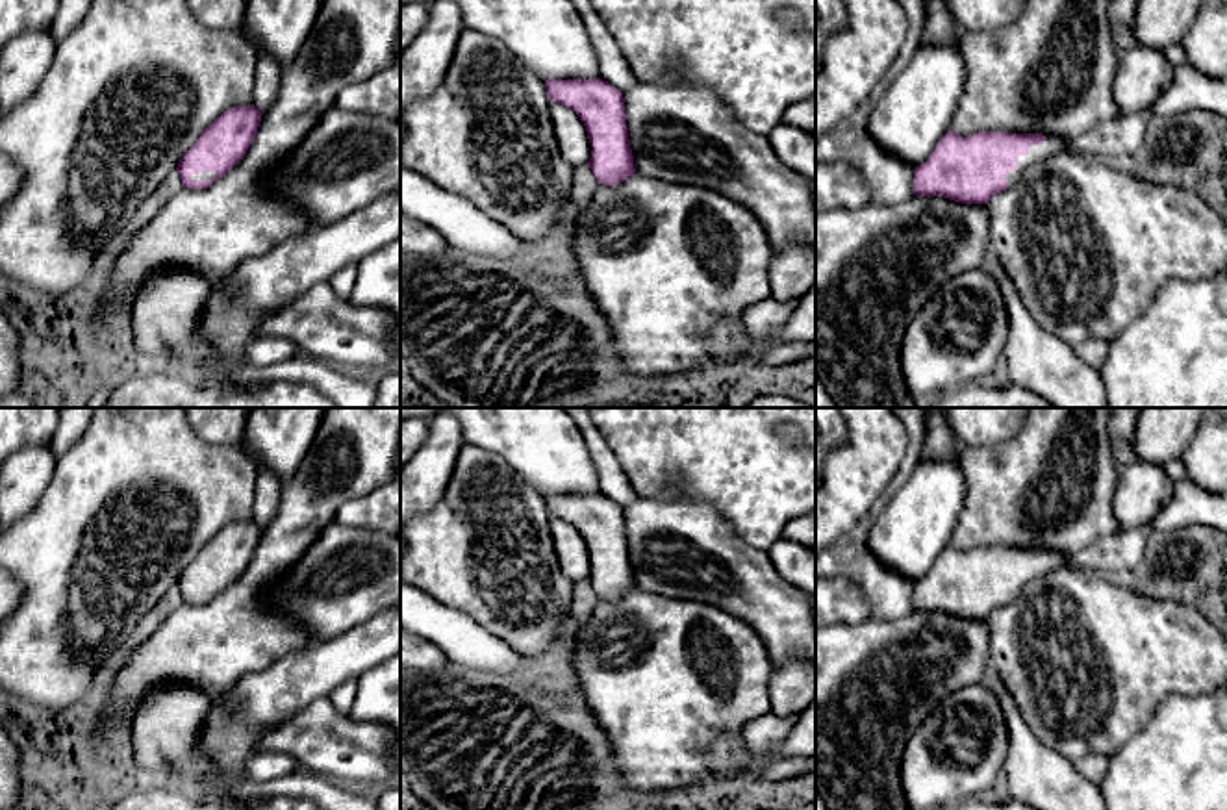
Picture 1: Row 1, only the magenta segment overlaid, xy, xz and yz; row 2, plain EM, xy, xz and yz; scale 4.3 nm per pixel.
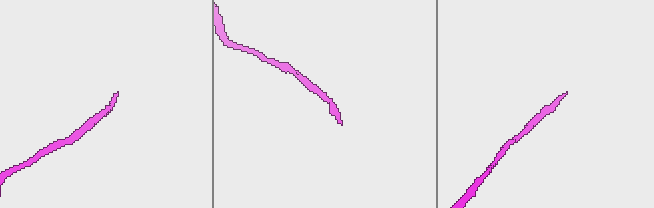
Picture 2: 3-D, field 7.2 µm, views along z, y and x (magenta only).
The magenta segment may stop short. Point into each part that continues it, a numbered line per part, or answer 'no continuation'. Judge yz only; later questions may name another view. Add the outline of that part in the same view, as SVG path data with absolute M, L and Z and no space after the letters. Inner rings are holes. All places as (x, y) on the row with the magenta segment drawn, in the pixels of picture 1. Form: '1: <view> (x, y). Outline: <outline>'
1: yz (1051, 145). Outline: M1045 135L1042 145L1031 145L1027 156L1018 158L1018 169L1006 172L1006 182L1014 184L1025 169L1029 169L1034 163L1040 163L1058 152L1069 150L1071 145L1056 135Z

